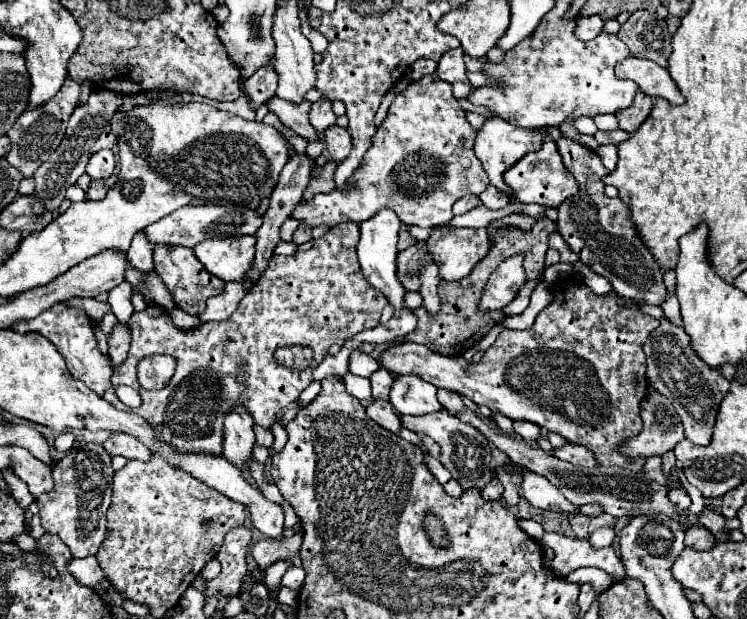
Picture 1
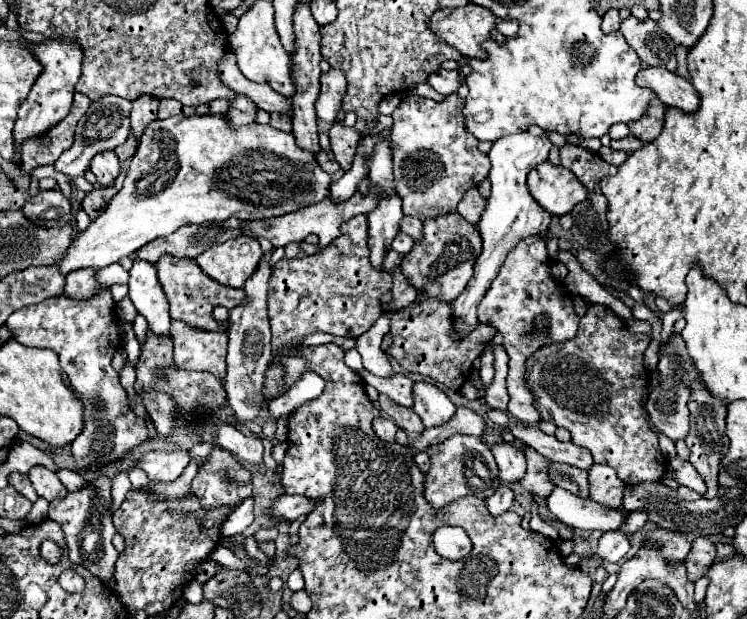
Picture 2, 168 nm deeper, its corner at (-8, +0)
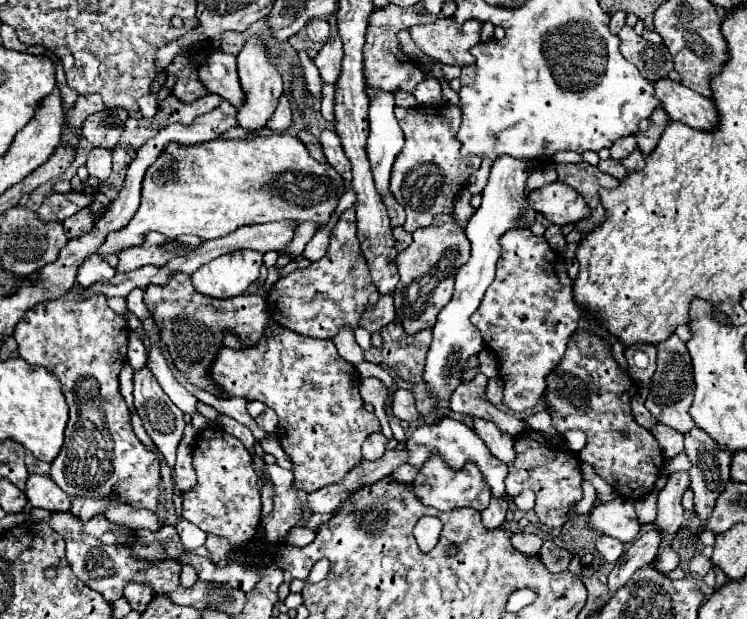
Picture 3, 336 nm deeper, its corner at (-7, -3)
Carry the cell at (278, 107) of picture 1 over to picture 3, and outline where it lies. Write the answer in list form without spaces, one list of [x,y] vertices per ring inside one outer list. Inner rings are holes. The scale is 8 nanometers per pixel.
[[[215,51],[207,63],[199,67],[199,81],[207,87],[209,93],[219,95],[221,99],[229,101],[231,105],[243,103],[243,91],[237,77],[237,63],[235,55]]]

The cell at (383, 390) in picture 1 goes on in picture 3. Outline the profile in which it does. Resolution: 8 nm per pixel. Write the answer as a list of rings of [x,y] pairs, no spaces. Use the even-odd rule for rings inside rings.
[[[397,389],[395,403],[393,403],[393,415],[403,421],[417,421],[419,413],[415,409],[415,399],[409,389]]]

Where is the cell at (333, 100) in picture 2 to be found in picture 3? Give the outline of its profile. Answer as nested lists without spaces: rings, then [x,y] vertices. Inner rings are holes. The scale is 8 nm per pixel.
[[[333,37],[327,41],[321,51],[315,55],[313,63],[321,71],[321,79],[325,83],[335,83],[339,73],[341,73],[341,59],[343,59],[343,49],[341,49],[341,39]]]

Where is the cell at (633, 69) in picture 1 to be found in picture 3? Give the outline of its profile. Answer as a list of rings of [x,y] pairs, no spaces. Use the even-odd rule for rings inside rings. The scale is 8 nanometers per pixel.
[[[661,79],[655,83],[655,97],[659,97],[661,107],[669,113],[671,121],[685,123],[687,127],[707,131],[715,129],[719,123],[719,115],[715,109],[715,103],[685,85]]]

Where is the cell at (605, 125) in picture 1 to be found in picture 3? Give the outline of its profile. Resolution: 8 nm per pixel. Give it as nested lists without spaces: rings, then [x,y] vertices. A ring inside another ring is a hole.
[[[631,135],[631,137],[623,137],[623,139],[619,139],[609,151],[611,151],[611,159],[615,159],[615,161],[621,161],[623,157],[627,157],[633,149],[637,147],[637,143],[635,143],[635,137]]]

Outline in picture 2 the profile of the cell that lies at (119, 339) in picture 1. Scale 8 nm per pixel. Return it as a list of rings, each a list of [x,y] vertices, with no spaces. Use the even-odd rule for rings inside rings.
[[[126,360],[126,364],[124,364],[122,370],[120,370],[120,380],[122,380],[122,386],[126,388],[128,396],[132,396],[132,394],[134,394],[132,384],[134,384],[134,380],[136,380],[136,372],[134,372],[134,366],[132,366],[128,360]]]

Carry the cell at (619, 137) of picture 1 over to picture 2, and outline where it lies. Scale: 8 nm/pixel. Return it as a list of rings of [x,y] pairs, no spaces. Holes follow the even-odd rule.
[[[628,136],[628,138],[622,138],[622,140],[612,140],[612,144],[610,144],[614,150],[624,150],[624,152],[634,152],[634,150],[638,150],[638,148],[642,148],[644,146],[644,142],[642,140],[638,140],[636,136]]]

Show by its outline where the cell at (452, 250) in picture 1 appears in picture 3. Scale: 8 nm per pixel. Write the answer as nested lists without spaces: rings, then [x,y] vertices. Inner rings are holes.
[[[437,215],[429,227],[417,229],[413,233],[413,243],[401,251],[395,259],[397,271],[401,281],[397,283],[397,289],[393,293],[395,299],[395,321],[403,325],[407,335],[415,335],[423,329],[431,329],[437,321],[439,311],[451,301],[453,297],[453,283],[457,269],[467,261],[469,257],[469,239],[459,227],[451,215]]]

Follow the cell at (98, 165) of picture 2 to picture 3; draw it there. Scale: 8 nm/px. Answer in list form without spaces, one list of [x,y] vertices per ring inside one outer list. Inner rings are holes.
[[[93,147],[89,151],[87,169],[89,169],[89,175],[105,181],[111,175],[111,151],[103,147]]]

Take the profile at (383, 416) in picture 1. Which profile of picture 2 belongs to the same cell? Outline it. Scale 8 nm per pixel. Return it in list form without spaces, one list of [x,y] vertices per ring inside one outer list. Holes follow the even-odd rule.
[[[376,418],[374,422],[372,422],[372,426],[374,426],[374,432],[382,438],[382,440],[386,440],[386,442],[392,442],[394,440],[394,436],[396,436],[396,432],[398,432],[398,426],[392,422],[392,420],[388,420],[388,418]]]

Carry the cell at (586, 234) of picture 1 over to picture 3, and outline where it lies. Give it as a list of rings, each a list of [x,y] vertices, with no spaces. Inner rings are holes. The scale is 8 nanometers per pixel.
[[[567,163],[567,165],[557,165],[557,179],[569,187],[573,187],[589,205],[591,215],[589,219],[583,219],[577,223],[577,227],[581,229],[583,235],[587,235],[591,229],[595,229],[603,217],[605,217],[605,209],[599,203],[599,189],[607,187],[607,189],[615,189],[619,185],[617,179],[601,173],[597,167],[589,165],[589,163]]]

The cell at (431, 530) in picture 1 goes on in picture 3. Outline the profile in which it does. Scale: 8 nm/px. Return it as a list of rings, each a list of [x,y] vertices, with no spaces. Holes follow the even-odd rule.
[[[431,457],[423,465],[423,469],[417,473],[417,477],[413,481],[413,491],[415,491],[415,497],[423,505],[435,507],[439,511],[453,511],[453,509],[461,509],[461,507],[471,507],[471,509],[483,511],[491,499],[489,489],[483,483],[483,477],[481,477],[481,471],[477,469],[477,465],[469,463],[461,471],[453,471],[439,457]]]

